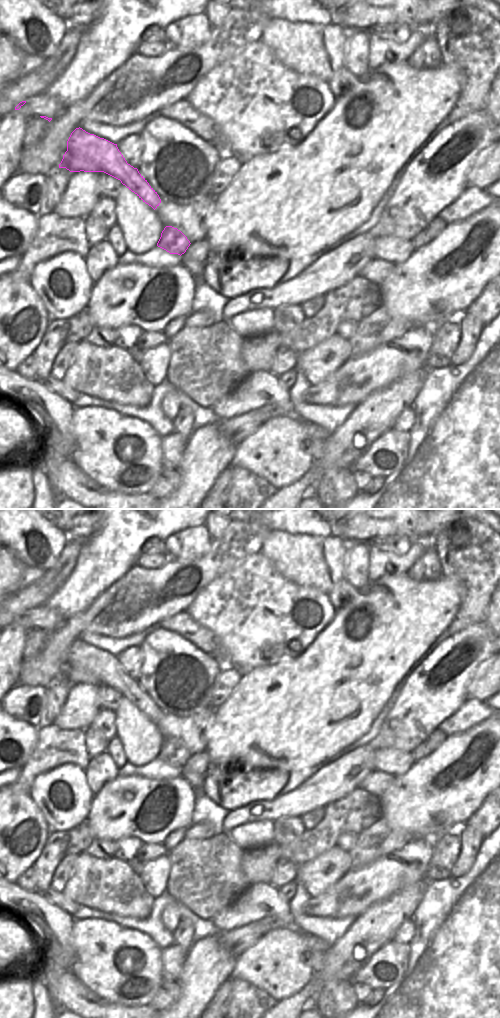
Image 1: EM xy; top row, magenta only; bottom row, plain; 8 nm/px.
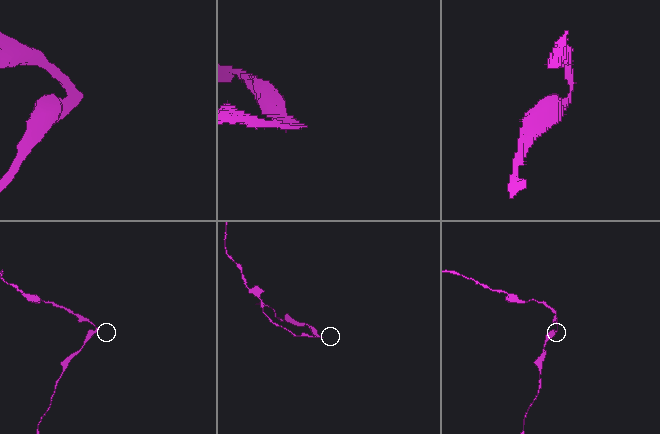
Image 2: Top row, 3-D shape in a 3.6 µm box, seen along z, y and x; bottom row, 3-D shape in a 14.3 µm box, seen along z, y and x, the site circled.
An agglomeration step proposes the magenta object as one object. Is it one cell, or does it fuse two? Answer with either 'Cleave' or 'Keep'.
Cleave.

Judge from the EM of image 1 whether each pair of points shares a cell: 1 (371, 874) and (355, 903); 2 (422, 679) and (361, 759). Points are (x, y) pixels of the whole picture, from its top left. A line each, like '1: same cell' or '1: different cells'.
1: same cell
2: different cells

